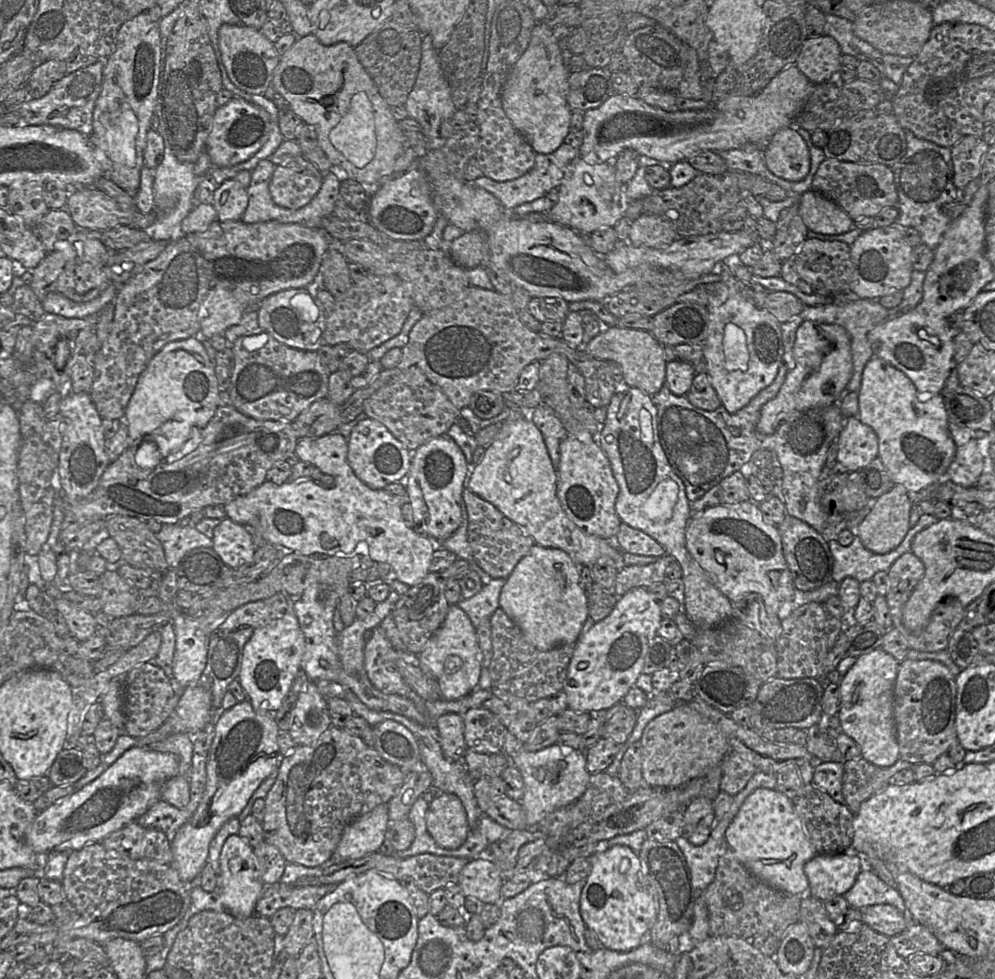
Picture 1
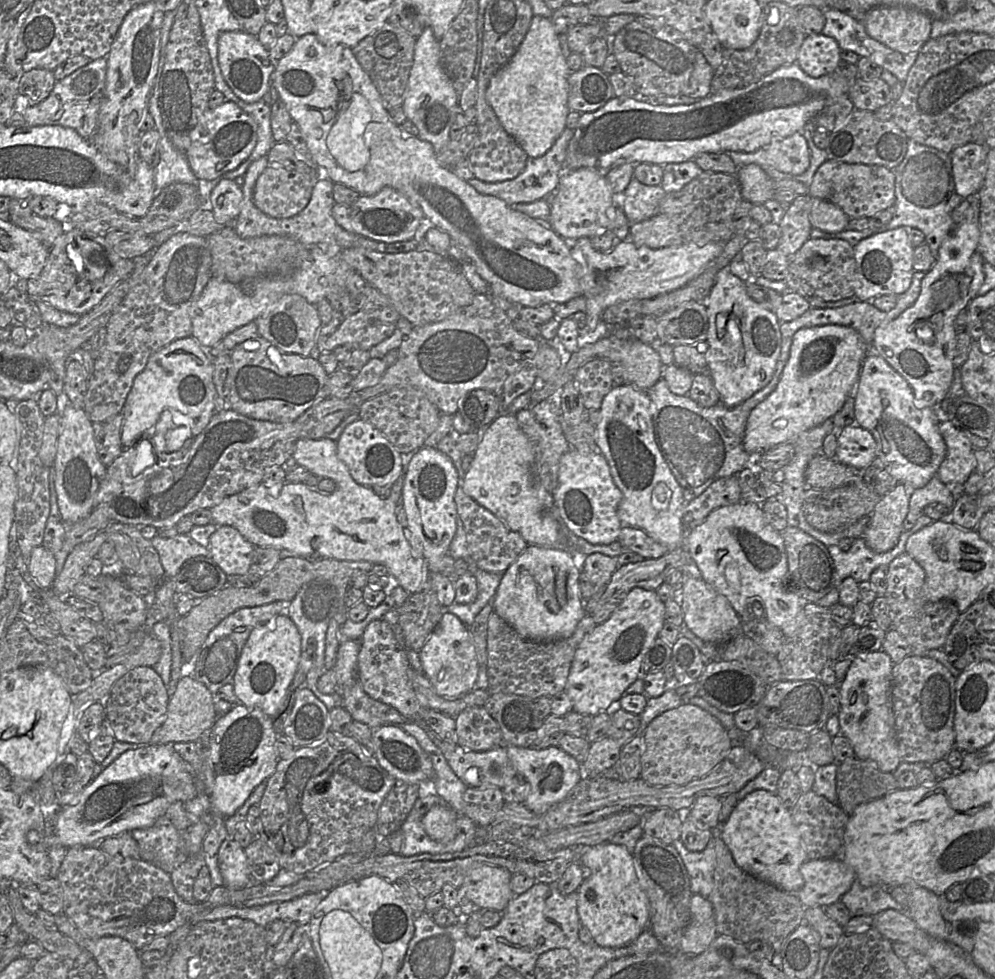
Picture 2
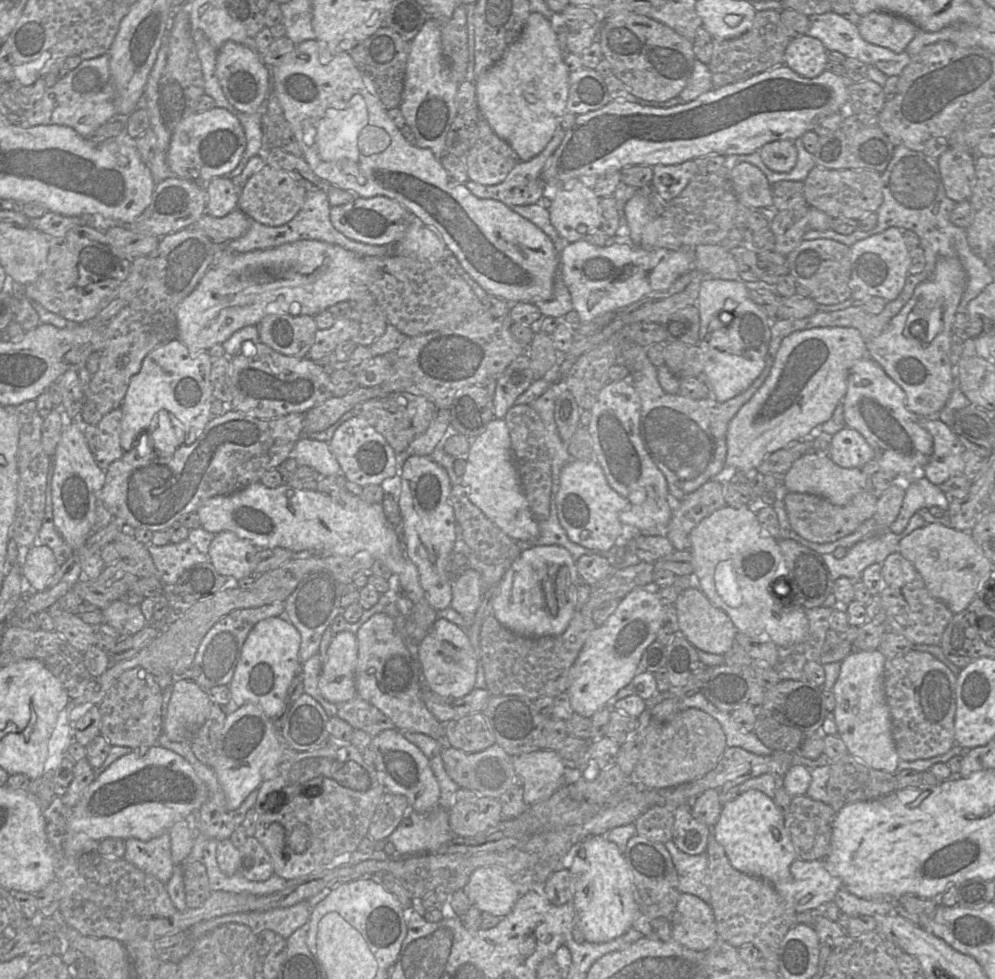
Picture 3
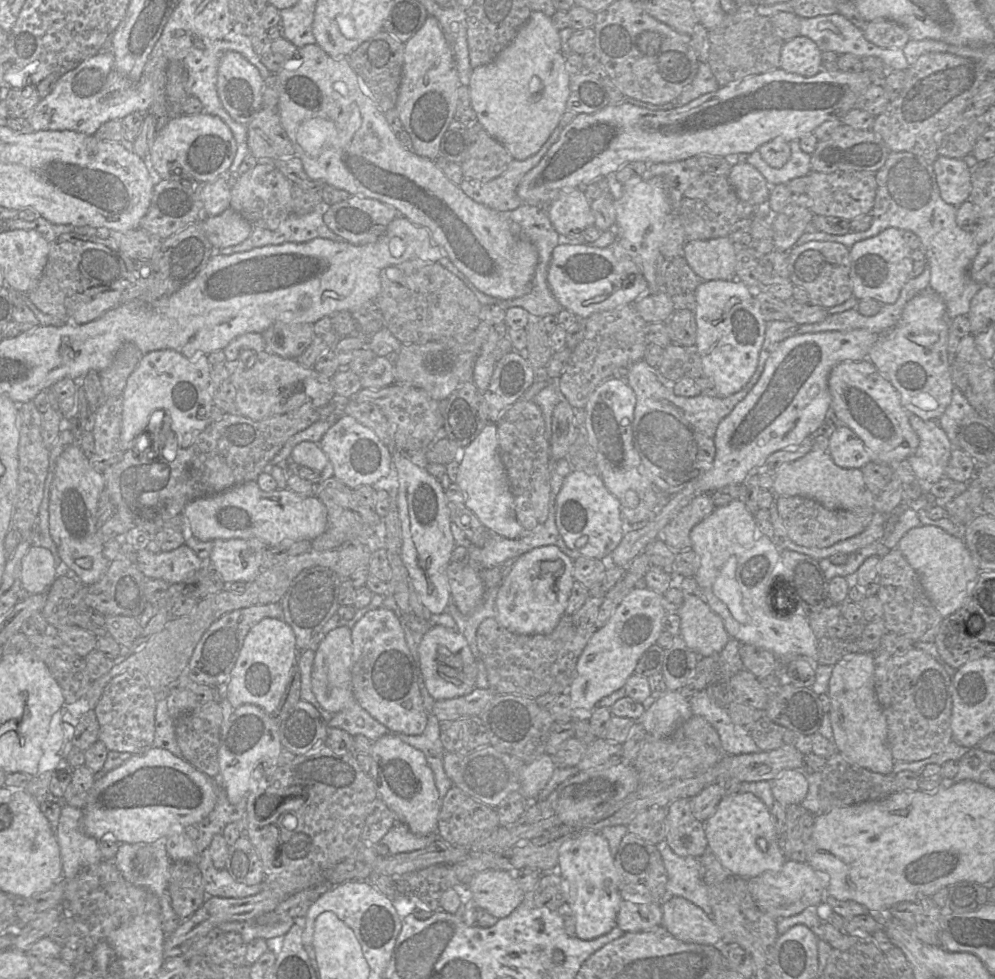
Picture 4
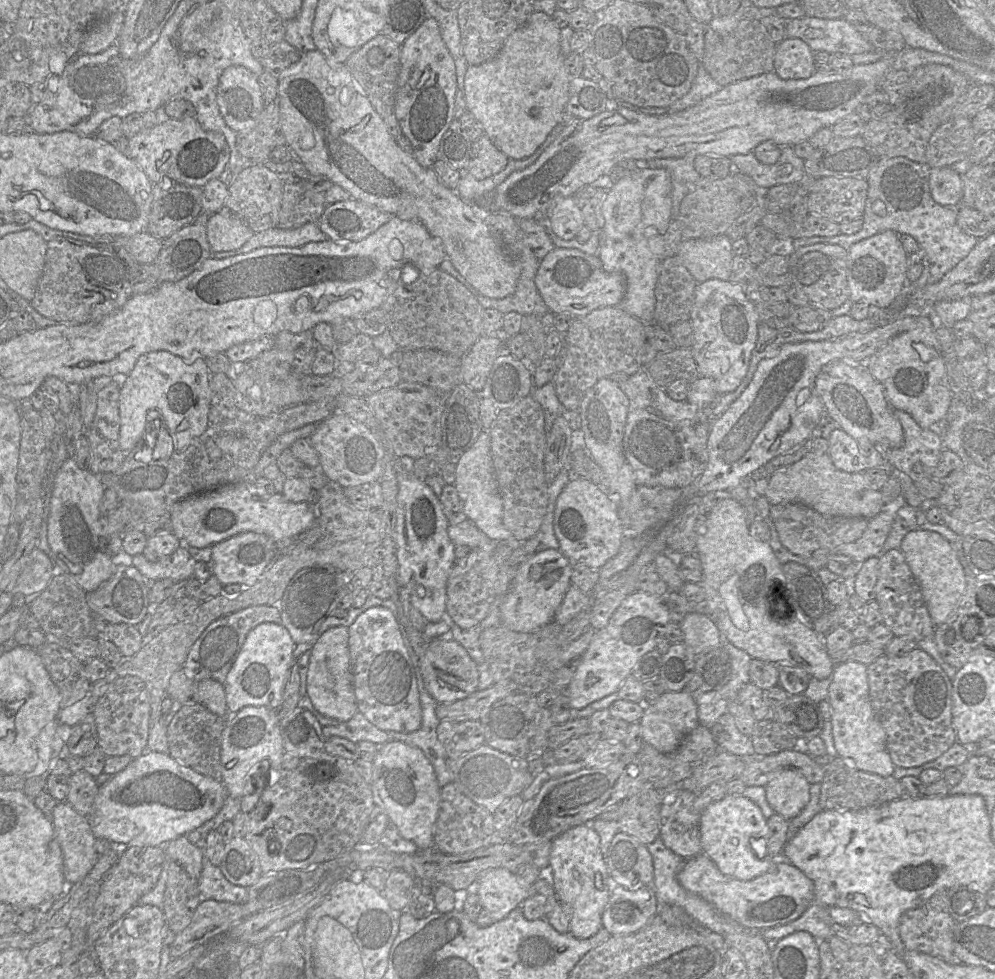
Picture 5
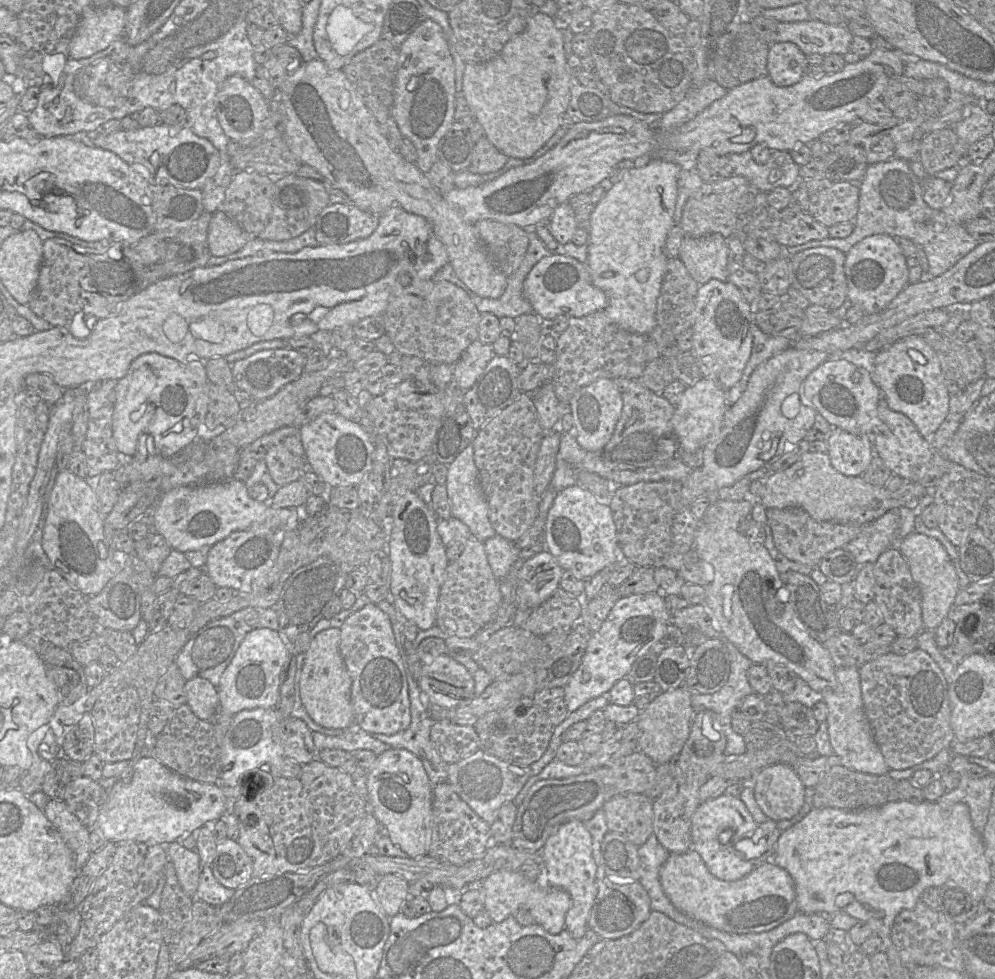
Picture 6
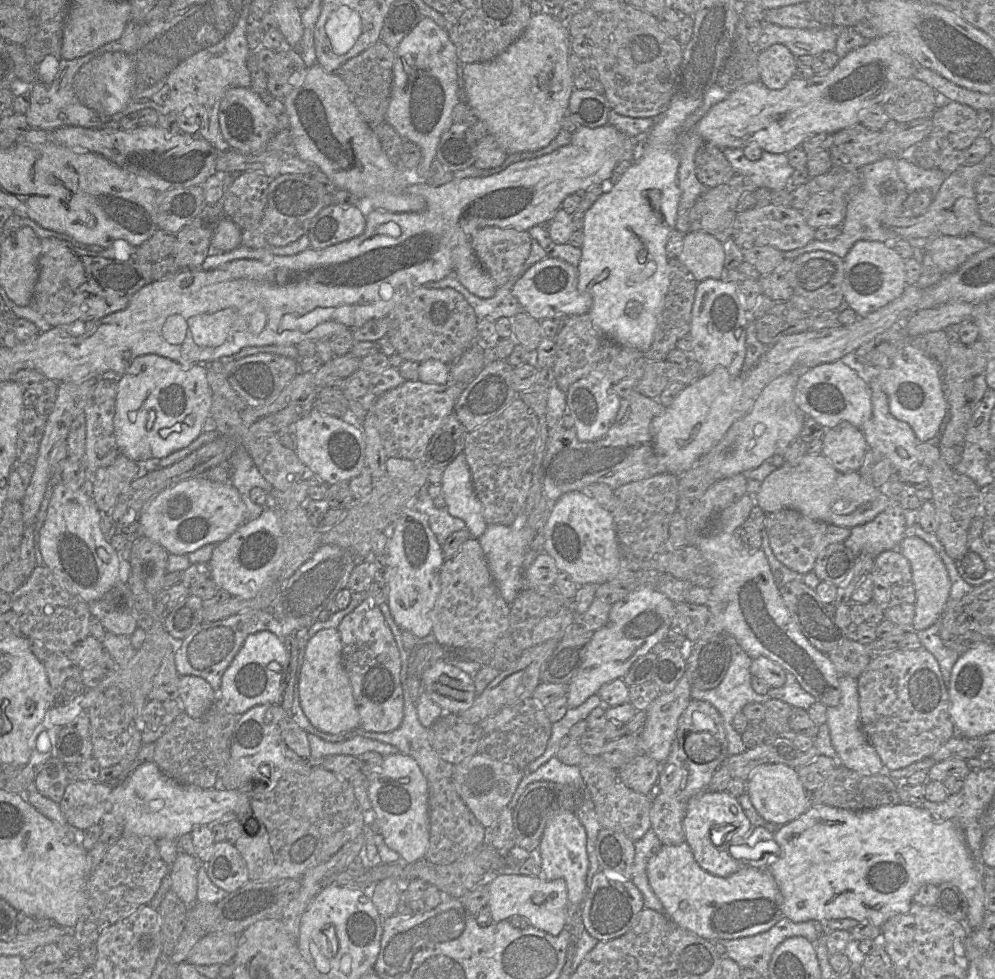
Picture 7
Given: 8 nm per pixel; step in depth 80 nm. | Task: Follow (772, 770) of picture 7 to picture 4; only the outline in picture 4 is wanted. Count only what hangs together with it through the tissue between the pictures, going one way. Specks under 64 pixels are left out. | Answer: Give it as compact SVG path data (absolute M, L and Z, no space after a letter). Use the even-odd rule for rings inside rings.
M800 769L786 770L770 783L774 799L785 807L801 804L809 789L807 771Z

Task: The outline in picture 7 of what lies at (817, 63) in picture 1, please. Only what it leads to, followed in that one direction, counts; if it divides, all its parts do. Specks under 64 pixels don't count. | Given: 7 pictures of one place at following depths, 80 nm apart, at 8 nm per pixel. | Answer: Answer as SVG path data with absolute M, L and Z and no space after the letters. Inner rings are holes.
M777 43L759 53L759 80L769 89L778 90L794 78L797 57L785 45Z

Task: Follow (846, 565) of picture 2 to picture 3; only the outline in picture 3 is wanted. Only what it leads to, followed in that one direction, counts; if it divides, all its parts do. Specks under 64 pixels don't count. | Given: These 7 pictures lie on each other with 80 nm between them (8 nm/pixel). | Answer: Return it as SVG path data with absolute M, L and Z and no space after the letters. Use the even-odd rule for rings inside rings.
M916 512L901 533L884 531L868 537L852 546L842 559L834 557L833 553L824 554L833 581L846 577L853 582L860 581L865 568L874 563L882 564L892 553L899 551L900 541L914 530L928 523Z

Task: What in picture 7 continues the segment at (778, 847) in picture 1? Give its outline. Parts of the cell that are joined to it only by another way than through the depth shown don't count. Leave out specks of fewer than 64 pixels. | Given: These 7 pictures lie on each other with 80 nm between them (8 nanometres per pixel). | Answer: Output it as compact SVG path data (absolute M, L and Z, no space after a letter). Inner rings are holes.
M705 789L689 800L683 818L685 842L691 848L694 858L701 868L719 877L731 876L742 868L742 865L728 852L728 843L715 846L710 840L712 829L724 825L731 825L735 828L729 843L733 839L737 840L740 837L745 837L752 828L755 828L745 815L738 799L730 795L727 791L714 792Z

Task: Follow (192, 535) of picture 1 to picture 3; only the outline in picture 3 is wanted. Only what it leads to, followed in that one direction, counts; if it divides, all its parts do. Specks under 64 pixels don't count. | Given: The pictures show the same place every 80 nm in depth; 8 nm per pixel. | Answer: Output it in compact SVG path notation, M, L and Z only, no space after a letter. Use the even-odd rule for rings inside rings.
M188 539L163 546L156 546L150 541L146 547L164 585L173 585L192 565L211 561L208 553L201 553Z

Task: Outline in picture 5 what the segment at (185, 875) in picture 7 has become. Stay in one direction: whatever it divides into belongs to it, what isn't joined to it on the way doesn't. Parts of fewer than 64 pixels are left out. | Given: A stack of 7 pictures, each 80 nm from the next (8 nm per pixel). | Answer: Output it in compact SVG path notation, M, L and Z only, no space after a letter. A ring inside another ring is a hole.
M184 836L171 840L163 848L168 861L175 861L180 864L192 878L200 878L202 849L190 843Z

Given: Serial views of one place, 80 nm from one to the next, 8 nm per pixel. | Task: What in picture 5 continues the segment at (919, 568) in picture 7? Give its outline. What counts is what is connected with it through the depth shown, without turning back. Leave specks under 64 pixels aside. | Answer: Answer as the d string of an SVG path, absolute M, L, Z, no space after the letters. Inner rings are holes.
M922 529L908 532L899 550L921 588L932 622L935 626L942 624L958 606L968 583L956 551L941 534Z

